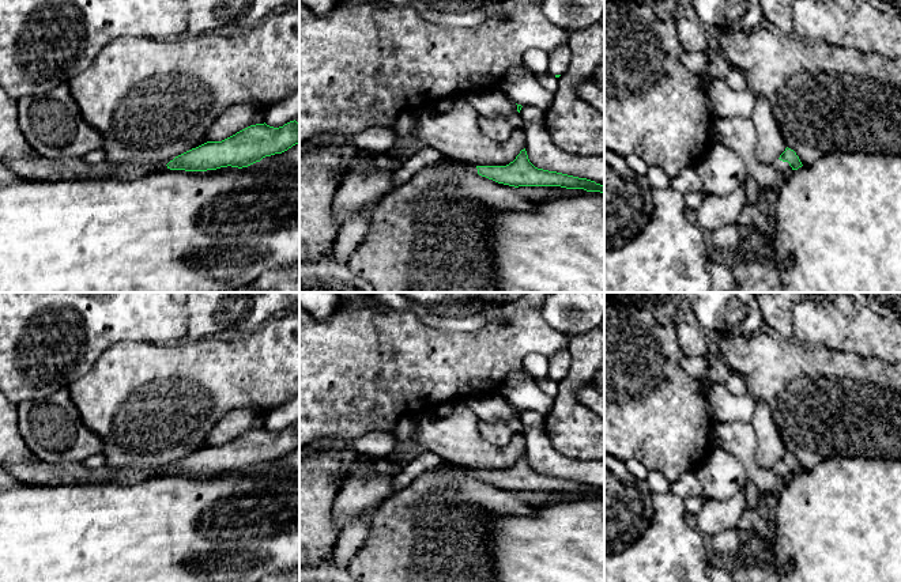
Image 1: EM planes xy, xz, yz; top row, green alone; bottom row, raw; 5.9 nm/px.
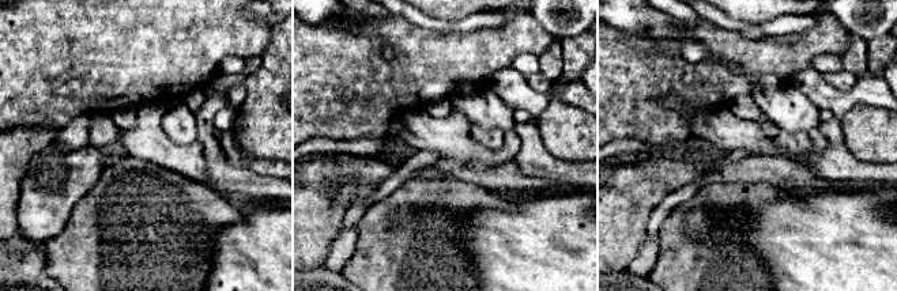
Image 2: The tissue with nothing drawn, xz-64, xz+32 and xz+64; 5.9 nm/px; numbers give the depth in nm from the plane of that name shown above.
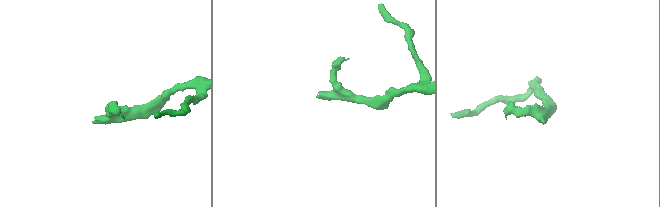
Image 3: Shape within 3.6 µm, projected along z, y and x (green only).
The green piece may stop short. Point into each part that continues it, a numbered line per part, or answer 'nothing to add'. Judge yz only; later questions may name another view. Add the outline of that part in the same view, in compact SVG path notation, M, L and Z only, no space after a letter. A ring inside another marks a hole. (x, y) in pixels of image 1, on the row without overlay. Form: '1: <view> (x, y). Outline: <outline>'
1: yz (783, 472). Outline: M780 464L774 465L773 472L784 481L789 481L795 475L789 470L788 466L783 466Z

